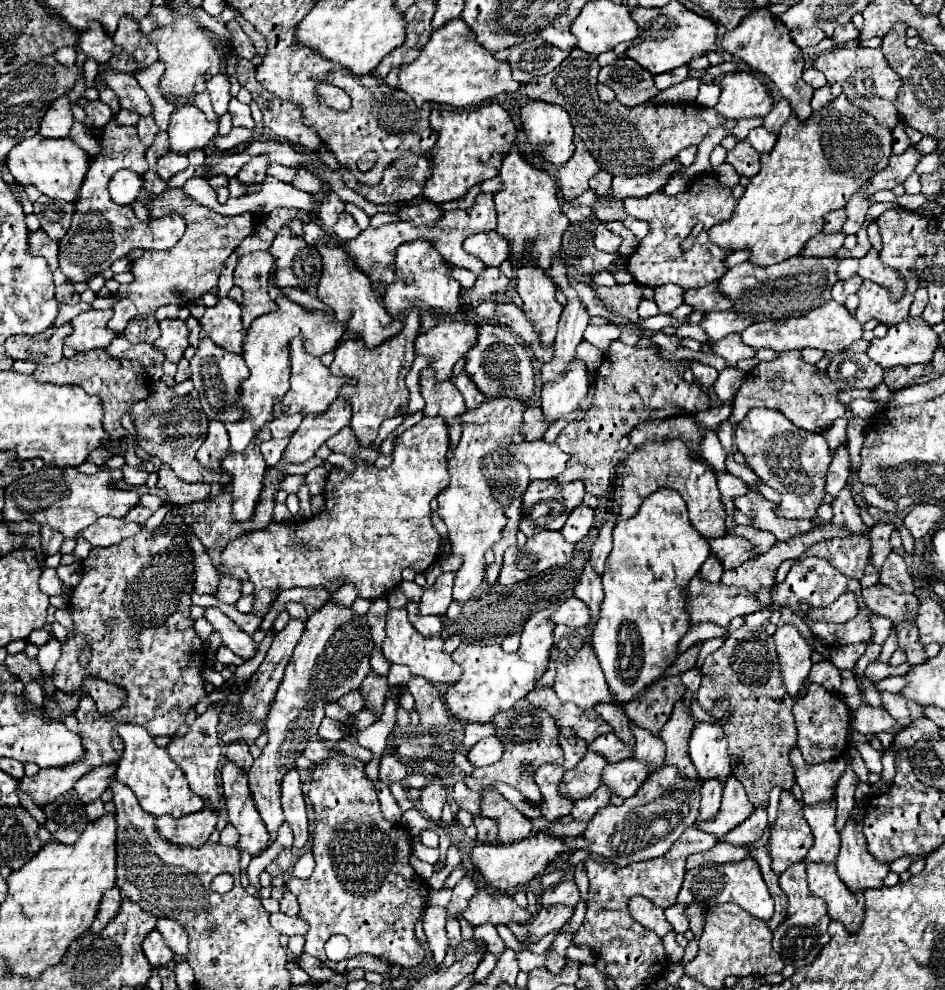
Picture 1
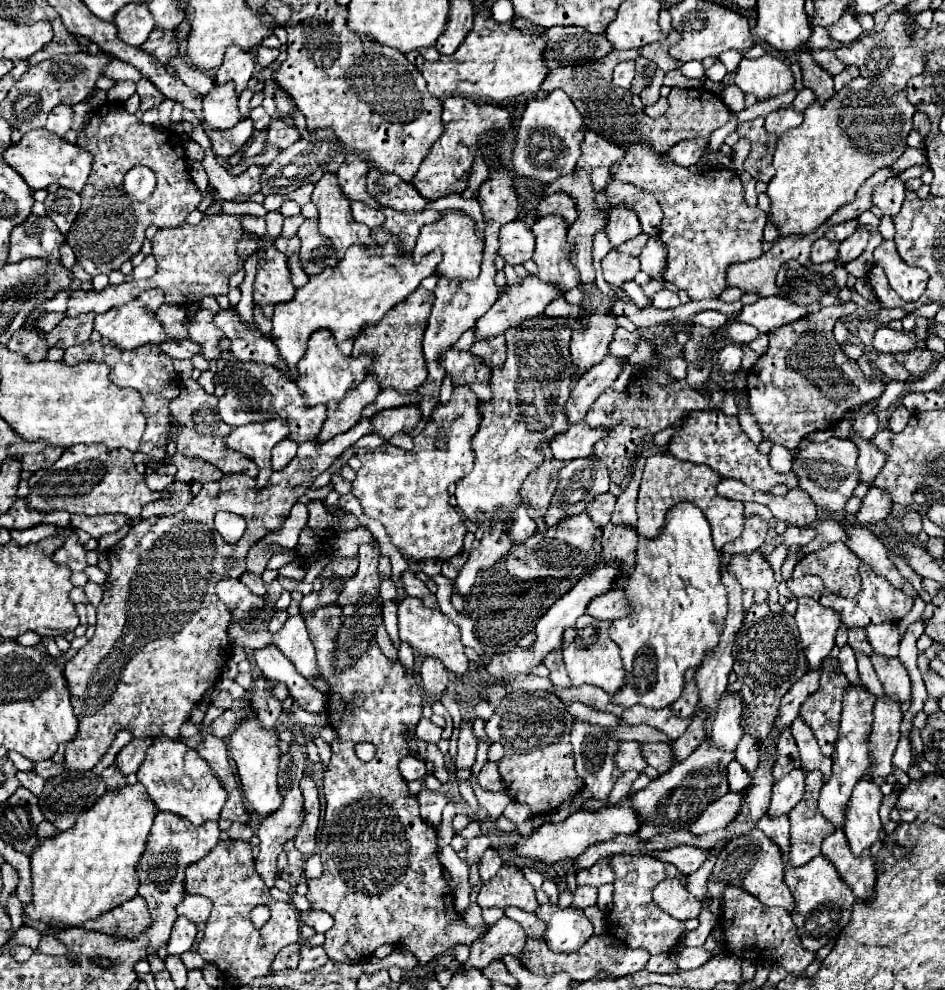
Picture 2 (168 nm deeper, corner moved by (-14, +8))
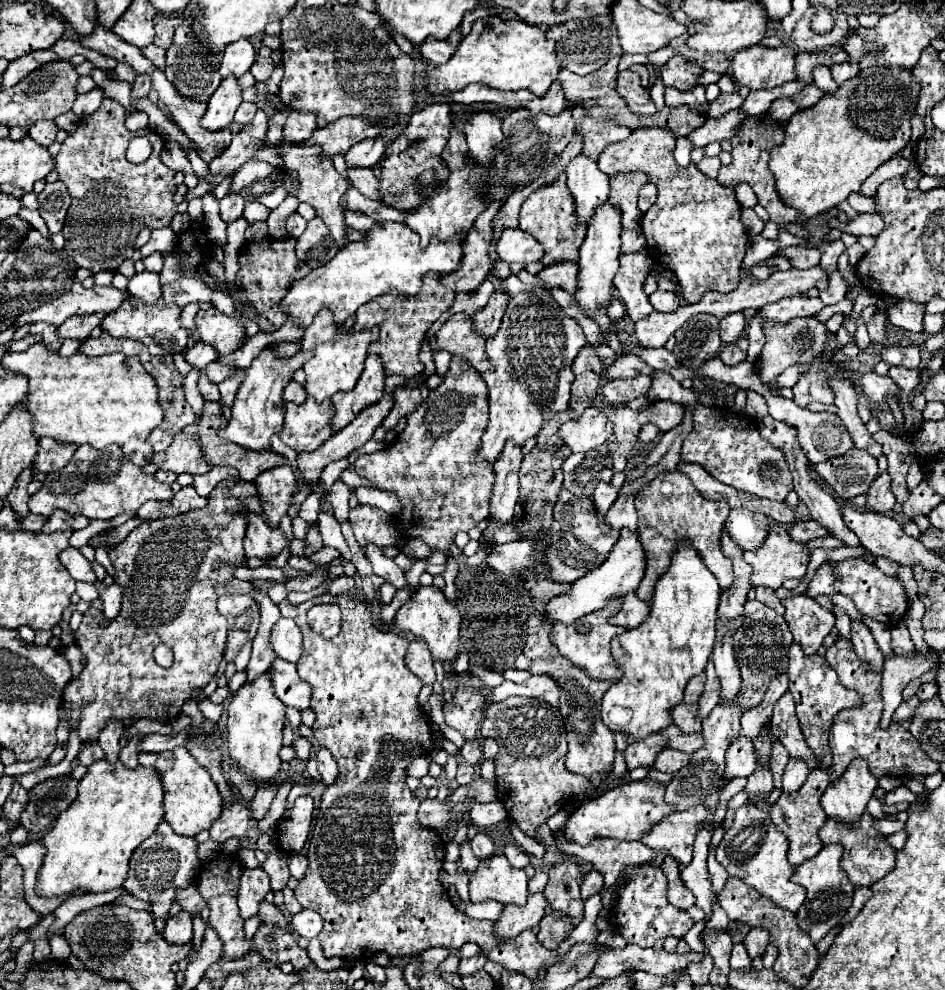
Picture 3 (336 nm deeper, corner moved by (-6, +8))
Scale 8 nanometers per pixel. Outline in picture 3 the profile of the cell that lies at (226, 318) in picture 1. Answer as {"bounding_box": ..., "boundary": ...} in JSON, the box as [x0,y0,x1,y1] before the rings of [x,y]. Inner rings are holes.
{"bounding_box":[284,380,306,404],"boundary":[[[290,380],[288,386],[284,388],[284,400],[290,400],[290,402],[296,402],[296,404],[302,404],[306,400],[306,392],[302,388],[302,384],[298,384],[296,380]]]}

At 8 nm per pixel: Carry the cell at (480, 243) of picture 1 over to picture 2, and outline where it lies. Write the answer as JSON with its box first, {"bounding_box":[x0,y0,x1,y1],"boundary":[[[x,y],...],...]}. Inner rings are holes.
{"bounding_box":[500,220,534,266],"boundary":[[[514,220],[512,224],[506,224],[500,230],[500,256],[506,260],[506,264],[516,266],[524,264],[532,258],[534,252],[534,234],[532,230],[522,222]]]}

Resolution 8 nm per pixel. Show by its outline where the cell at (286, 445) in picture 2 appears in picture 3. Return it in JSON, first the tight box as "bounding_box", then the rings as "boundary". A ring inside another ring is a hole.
{"bounding_box":[256,456,294,526],"boundary":[[[282,456],[282,464],[262,472],[256,478],[260,496],[264,496],[264,520],[266,524],[278,526],[280,518],[286,514],[294,492],[294,472],[290,462]]]}

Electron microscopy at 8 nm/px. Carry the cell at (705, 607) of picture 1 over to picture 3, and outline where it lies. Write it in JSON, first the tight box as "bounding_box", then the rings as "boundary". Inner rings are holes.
{"bounding_box":[744,524,810,590],"boundary":[[[774,524],[774,526],[770,526],[770,532],[768,532],[764,544],[758,550],[744,552],[744,560],[748,564],[752,564],[752,574],[750,574],[752,586],[766,586],[766,588],[776,590],[782,586],[784,578],[798,578],[798,576],[806,574],[810,552],[806,550],[806,544],[790,540],[786,526]]]}

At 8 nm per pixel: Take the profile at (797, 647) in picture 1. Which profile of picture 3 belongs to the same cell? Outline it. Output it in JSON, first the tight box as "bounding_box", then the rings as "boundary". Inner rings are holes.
{"bounding_box":[782,596,836,656],"boundary":[[[792,596],[782,600],[782,604],[786,608],[784,618],[794,634],[794,642],[802,646],[806,656],[816,654],[834,628],[836,616],[808,596]]]}

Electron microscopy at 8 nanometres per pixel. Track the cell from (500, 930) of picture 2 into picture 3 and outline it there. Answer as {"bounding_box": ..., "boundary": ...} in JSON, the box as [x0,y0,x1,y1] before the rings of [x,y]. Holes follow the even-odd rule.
{"bounding_box":[494,894,546,940],"boundary":[[[530,894],[526,906],[512,906],[508,904],[502,912],[502,916],[494,922],[494,932],[496,938],[500,940],[510,940],[518,936],[520,932],[534,928],[540,922],[540,916],[544,916],[546,908],[546,898],[544,894]]]}

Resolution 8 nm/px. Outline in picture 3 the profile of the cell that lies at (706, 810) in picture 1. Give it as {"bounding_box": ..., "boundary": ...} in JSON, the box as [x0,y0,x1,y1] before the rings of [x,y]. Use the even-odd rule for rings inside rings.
{"bounding_box":[724,736,756,780],"boundary":[[[738,736],[732,746],[726,752],[726,770],[724,780],[750,776],[756,768],[756,756],[754,756],[754,744],[752,740],[744,740]]]}

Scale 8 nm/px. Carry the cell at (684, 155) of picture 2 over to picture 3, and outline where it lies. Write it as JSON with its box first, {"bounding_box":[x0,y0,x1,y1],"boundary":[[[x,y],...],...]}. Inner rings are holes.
{"bounding_box":[686,110,746,148],"boundary":[[[732,110],[720,118],[708,118],[704,126],[696,128],[694,132],[690,132],[686,138],[692,142],[694,148],[702,148],[710,142],[722,142],[722,140],[730,140],[736,134],[736,124],[740,124],[740,120],[746,114],[740,110]]]}

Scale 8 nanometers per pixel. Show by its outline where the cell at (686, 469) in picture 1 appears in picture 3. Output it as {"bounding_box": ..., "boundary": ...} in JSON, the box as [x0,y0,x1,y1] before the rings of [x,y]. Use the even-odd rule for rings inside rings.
{"bounding_box":[634,472,732,602],"boundary":[[[658,472],[656,478],[642,488],[634,498],[636,510],[638,510],[638,538],[642,544],[642,550],[646,554],[646,570],[644,578],[640,582],[640,588],[636,594],[648,602],[648,596],[652,596],[652,588],[656,580],[662,576],[662,572],[670,564],[670,556],[674,552],[674,546],[678,540],[688,538],[694,548],[700,552],[704,564],[714,572],[718,578],[720,588],[728,588],[732,584],[732,562],[722,554],[720,550],[720,538],[722,528],[728,518],[730,506],[724,502],[710,502],[696,492],[692,482],[684,472]]]}

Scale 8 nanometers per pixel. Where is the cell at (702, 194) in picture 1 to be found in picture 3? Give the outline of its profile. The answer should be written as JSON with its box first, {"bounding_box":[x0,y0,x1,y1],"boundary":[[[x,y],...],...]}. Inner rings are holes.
{"bounding_box":[598,128,748,302],"boundary":[[[638,128],[624,142],[610,144],[598,158],[598,168],[614,176],[618,172],[644,172],[658,188],[658,200],[642,218],[648,254],[672,270],[682,286],[684,300],[696,302],[704,292],[732,292],[740,284],[740,262],[746,254],[748,232],[740,222],[740,204],[732,188],[704,176],[694,164],[678,166],[672,150],[676,138],[662,128]]]}

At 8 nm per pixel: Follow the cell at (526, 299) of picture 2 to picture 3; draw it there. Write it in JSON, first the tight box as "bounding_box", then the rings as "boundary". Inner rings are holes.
{"bounding_box":[536,262,576,292],"boundary":[[[576,262],[552,264],[536,274],[536,278],[550,288],[562,288],[566,292],[576,292]]]}

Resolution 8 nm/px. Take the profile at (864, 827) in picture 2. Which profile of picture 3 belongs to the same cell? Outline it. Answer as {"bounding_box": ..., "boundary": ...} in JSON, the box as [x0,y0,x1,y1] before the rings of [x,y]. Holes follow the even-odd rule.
{"bounding_box":[822,760,878,826],"boundary":[[[854,760],[844,776],[830,784],[822,794],[822,808],[828,818],[846,826],[856,826],[866,812],[868,800],[874,796],[878,780],[868,772],[868,764]]]}

